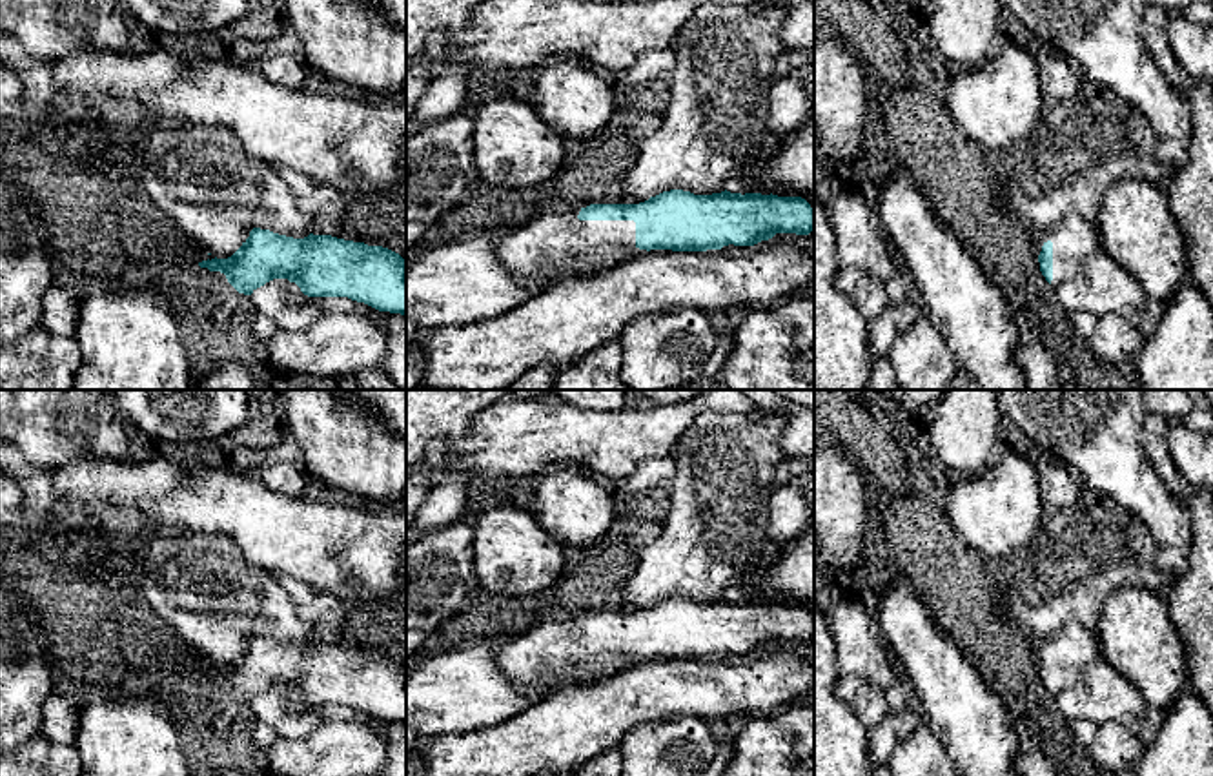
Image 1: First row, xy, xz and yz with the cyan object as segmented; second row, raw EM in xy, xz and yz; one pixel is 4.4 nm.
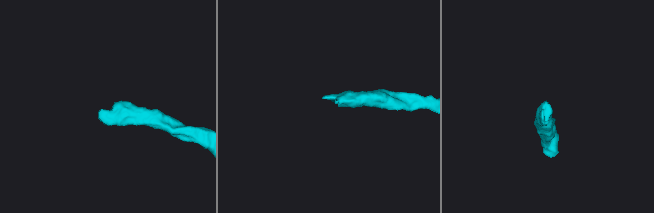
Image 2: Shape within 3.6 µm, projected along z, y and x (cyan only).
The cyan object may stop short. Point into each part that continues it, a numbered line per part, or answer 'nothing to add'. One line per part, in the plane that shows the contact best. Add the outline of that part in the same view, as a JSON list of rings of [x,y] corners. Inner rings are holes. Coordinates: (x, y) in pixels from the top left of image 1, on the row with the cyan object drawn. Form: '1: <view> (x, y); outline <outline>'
1: xz (541, 248); outline [[[581,209],[543,213],[494,239],[501,264],[521,282],[552,279],[570,260],[601,248],[634,248],[634,220],[579,220]]]

